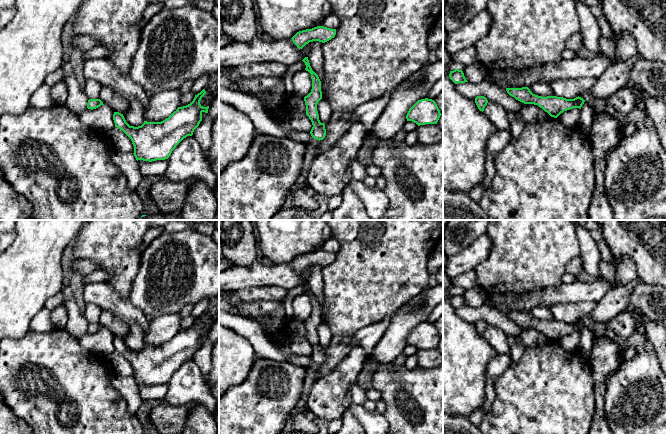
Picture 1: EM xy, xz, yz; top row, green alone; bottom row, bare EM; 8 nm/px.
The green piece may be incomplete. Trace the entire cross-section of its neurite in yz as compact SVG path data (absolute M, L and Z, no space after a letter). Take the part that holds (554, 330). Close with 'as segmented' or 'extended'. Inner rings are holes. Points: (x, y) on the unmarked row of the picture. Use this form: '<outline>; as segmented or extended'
M528 311L506 312L506 315L510 320L524 328L538 329L554 342L557 342L564 335L573 332L581 333L585 326L585 324L579 320L574 323L566 323L557 320L538 320L533 318Z; as segmented

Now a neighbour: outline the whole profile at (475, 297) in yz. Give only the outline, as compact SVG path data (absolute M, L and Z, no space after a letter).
M480 288L465 290L463 294L464 300L469 307L480 307L485 303L485 293Z

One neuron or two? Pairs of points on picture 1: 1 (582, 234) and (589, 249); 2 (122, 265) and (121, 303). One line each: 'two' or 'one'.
1: one
2: two

